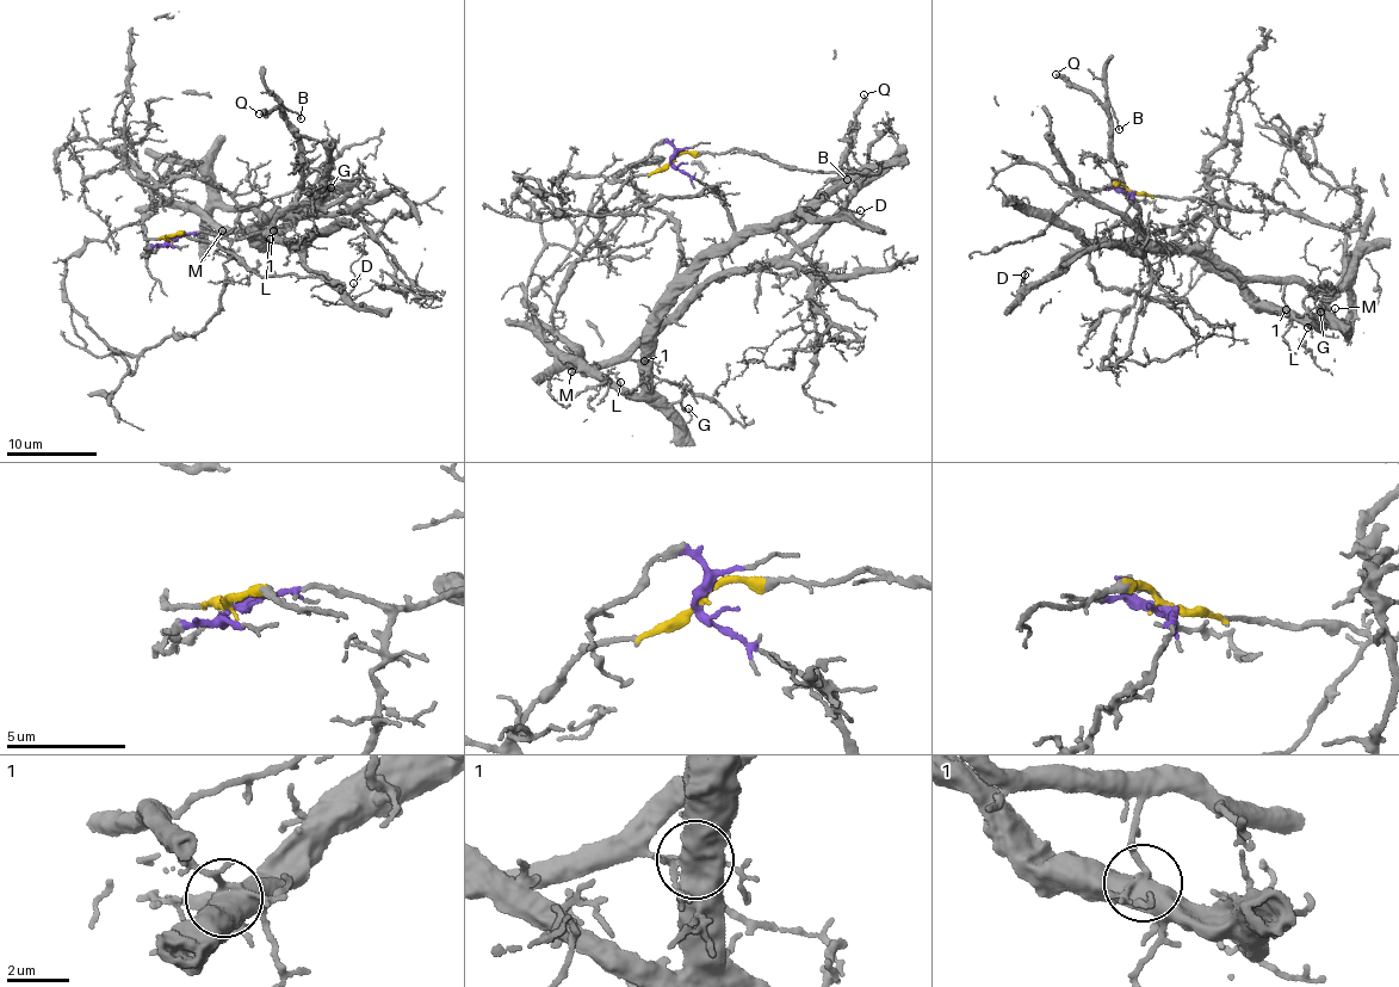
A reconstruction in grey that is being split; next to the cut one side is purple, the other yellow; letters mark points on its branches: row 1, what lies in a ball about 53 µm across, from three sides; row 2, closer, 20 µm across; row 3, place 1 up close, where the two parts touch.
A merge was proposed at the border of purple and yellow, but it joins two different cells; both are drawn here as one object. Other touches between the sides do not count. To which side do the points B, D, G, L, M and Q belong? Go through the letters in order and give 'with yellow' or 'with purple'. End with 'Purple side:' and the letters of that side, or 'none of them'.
B: with purple
D: with purple
G: with purple
L: with purple
M: with purple
Q: with purple
Purple side: B, D, G, L, M, Q

